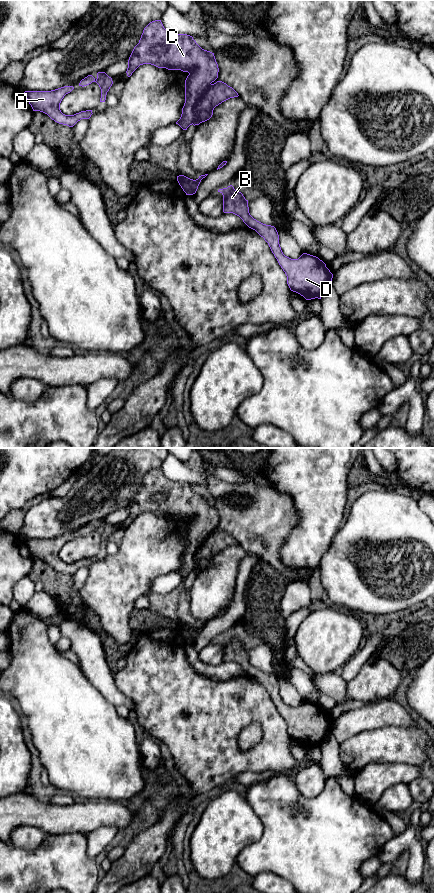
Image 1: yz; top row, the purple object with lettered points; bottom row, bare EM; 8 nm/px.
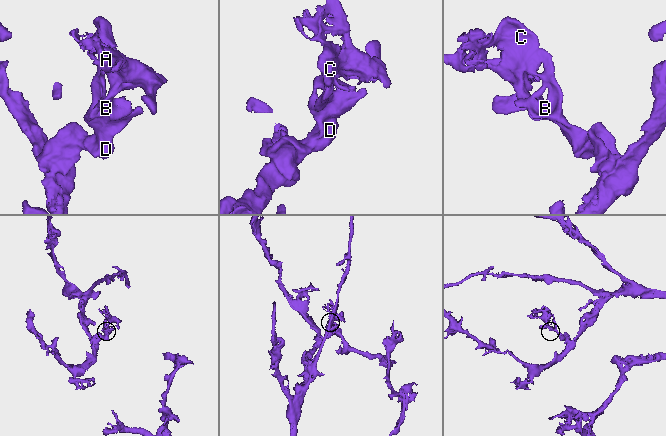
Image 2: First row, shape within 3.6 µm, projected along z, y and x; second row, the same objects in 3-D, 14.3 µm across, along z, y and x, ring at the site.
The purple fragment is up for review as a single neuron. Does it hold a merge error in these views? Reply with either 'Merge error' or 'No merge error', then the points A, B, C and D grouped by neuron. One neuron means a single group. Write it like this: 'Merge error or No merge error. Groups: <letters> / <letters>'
Merge error. Groups: A C / B D

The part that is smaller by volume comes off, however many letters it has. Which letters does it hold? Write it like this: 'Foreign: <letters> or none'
Foreign: A, C

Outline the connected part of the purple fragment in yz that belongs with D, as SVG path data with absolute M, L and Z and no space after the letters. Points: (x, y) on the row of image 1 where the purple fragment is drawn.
M232 185L219 189L223 195L223 212L239 216L251 229L268 243L272 253L287 276L291 291L306 300L321 299L324 288L332 283L333 274L318 257L303 253L298 259L285 256L279 244L279 235L274 226L263 224L249 213L248 200Z

